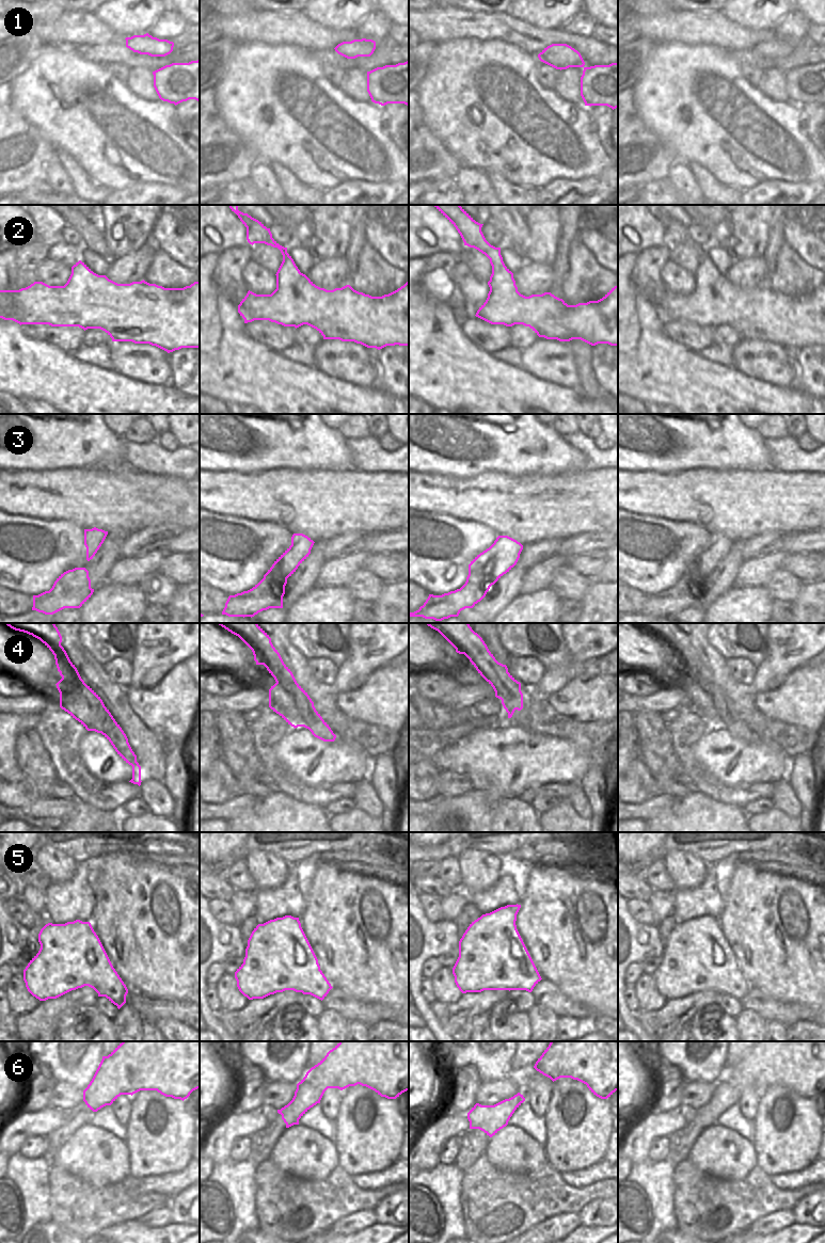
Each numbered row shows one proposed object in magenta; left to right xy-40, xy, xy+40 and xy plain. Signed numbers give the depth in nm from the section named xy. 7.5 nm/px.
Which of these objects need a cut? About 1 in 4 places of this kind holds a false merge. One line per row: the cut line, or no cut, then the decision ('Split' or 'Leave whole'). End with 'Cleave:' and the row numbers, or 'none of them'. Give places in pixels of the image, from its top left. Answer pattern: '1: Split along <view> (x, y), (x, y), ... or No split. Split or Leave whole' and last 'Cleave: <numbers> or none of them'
1: No split. Leave whole
2: No split. Leave whole
3: Split along xy+40 (490, 586), (485, 586), (481, 583), (467, 583), (461, 588). Split
4: No split. Leave whole
5: No split. Leave whole
6: No split. Leave whole
Cleave: 3

